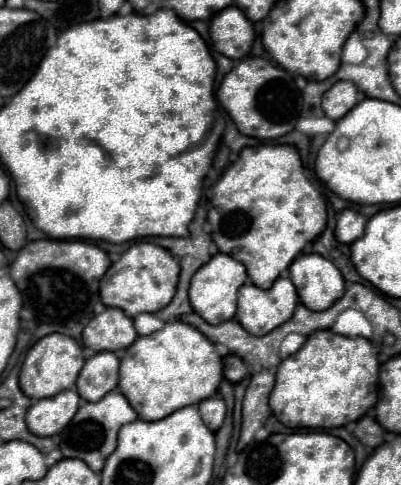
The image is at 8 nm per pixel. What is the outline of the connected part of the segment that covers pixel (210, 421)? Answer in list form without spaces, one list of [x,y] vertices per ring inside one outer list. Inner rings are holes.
[[[206,398],[204,402],[198,404],[198,408],[200,408],[200,414],[204,418],[204,424],[210,430],[218,430],[222,426],[222,420],[226,414],[226,404],[222,398]]]

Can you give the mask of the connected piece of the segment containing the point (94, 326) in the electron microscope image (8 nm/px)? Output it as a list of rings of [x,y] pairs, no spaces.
[[[106,308],[102,314],[94,316],[82,332],[84,346],[92,348],[94,352],[114,352],[120,348],[128,348],[136,338],[138,334],[132,318],[128,318],[122,310],[116,308]]]

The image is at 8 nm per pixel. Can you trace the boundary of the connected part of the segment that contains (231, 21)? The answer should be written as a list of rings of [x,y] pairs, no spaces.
[[[228,6],[214,16],[210,24],[210,38],[214,50],[232,60],[242,60],[252,48],[254,28],[238,6]]]

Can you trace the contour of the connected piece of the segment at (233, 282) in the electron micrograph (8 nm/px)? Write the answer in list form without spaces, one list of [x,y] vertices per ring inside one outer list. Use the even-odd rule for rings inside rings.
[[[218,252],[216,256],[210,258],[210,262],[206,262],[192,276],[192,282],[190,282],[190,304],[208,324],[220,324],[224,320],[230,320],[236,314],[236,292],[246,280],[248,280],[248,274],[244,270],[244,264],[236,262],[228,254]]]

